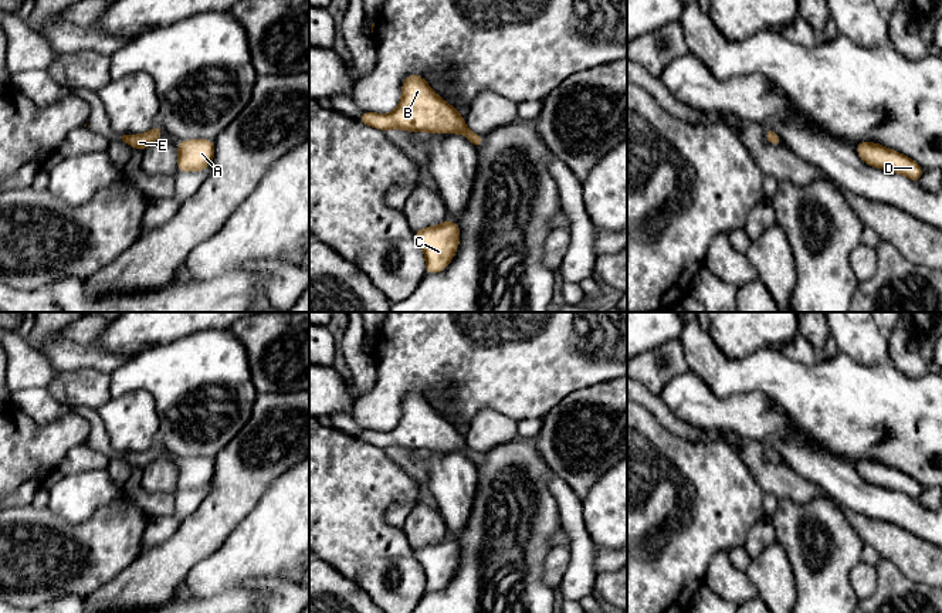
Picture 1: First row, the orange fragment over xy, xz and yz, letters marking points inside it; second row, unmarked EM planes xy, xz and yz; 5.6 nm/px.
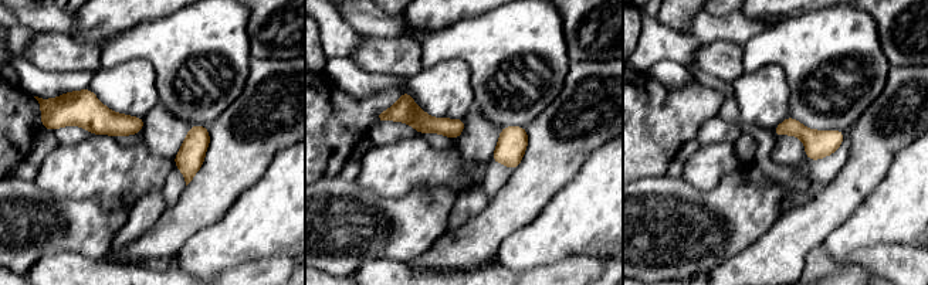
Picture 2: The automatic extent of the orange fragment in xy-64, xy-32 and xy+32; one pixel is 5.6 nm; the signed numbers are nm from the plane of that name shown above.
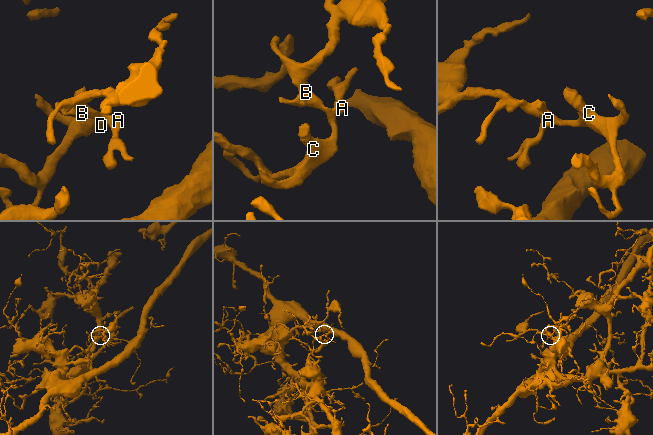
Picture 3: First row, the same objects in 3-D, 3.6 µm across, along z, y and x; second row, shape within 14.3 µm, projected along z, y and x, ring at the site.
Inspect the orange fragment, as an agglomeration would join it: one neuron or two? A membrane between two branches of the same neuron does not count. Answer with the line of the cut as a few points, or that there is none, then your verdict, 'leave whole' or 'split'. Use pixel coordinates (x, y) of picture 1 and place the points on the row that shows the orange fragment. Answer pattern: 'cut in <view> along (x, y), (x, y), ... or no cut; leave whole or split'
no cut; leave whole

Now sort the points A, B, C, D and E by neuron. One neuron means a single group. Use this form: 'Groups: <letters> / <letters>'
Groups: A B C D E

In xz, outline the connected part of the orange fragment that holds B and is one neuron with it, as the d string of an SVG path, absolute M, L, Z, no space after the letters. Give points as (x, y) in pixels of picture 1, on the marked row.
M419 74L406 77L400 104L393 112L383 115L363 112L358 121L380 131L426 131L430 135L461 133L475 148L484 143L484 136L472 133L458 111L441 99Z

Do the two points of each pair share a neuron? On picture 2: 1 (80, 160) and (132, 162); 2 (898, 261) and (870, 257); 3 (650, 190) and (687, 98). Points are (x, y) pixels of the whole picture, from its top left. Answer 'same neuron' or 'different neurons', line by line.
1: same neuron
2: same neuron
3: different neurons

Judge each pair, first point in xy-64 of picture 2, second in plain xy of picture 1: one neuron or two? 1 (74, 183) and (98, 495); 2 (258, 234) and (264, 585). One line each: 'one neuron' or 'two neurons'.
1: one neuron
2: two neurons

